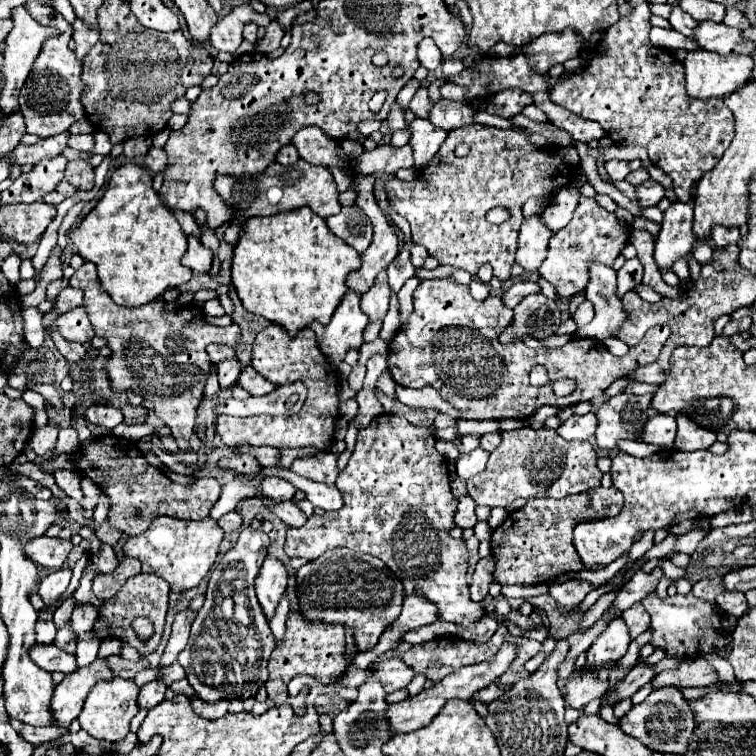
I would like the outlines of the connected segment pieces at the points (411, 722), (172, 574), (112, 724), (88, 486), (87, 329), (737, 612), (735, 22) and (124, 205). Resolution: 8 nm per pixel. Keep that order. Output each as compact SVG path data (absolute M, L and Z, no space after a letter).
M505 643L505 647L501 647L499 653L497 653L491 661L483 661L483 663L477 663L477 665L463 667L463 669L459 669L459 671L447 675L445 679L433 683L431 687L423 689L421 693L409 697L407 701L389 705L387 715L389 715L389 723L391 723L393 731L395 731L395 733L409 733L409 731L413 731L413 729L421 729L421 727L429 725L429 723L433 721L433 717L443 709L443 705L445 705L447 701L451 701L451 699L463 699L463 701L467 701L467 699L471 699L477 691L481 691L481 689L485 689L487 685L495 683L495 681L507 671L507 667L513 663L515 657L517 657L517 645Z
M157 517L145 533L129 537L123 543L123 553L125 557L135 557L143 563L141 573L153 573L165 579L171 585L171 591L183 593L187 589L197 587L203 581L207 571L215 563L221 539L223 531L211 517L205 517L205 521Z
M113 677L109 681L99 681L91 689L91 693L85 699L85 705L81 709L81 715L79 715L81 729L85 729L95 739L103 739L103 741L111 741L111 743L125 739L125 735L129 733L129 721L139 711L137 695L139 695L139 687L135 685L133 679Z
M81 475L81 489L85 493L85 499L81 501L81 505L85 507L85 517L89 519L93 515L93 509L97 505L97 499L99 499L99 493L101 493L101 487L97 483L93 483L89 477Z
M83 306L63 313L55 322L59 333L67 341L91 341L95 337L88 314Z
M723 591L723 593L715 599L715 603L717 603L723 611L733 613L735 617L741 617L741 615L747 611L747 601L745 601L745 595L743 595L743 593L727 593L727 591Z
M727 9L727 15L725 15L725 19L723 19L727 25L731 25L731 27L739 27L741 31L743 29L747 29L751 23L749 23L749 19L747 19L747 15L743 13L743 11L739 11L739 9Z
M121 165L109 179L105 195L95 205L95 209L69 233L75 251L85 259L97 265L97 275L101 279L101 287L111 295L117 305L123 307L139 307L149 303L151 299L163 295L171 287L179 287L191 279L189 267L181 265L181 257L187 247L187 237L181 231L179 221L161 201L161 197L153 189L153 177L147 169L139 165Z

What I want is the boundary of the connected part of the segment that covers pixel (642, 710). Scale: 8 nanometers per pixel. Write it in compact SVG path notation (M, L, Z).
M663 687L653 691L643 703L633 705L631 711L619 719L619 727L623 733L639 739L651 751L685 755L695 729L695 719L689 701L683 697L683 693L677 687Z

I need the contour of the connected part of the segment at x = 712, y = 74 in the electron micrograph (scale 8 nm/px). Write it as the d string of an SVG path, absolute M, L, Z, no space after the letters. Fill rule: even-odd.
M707 49L701 51L689 51L687 59L685 59L685 81L687 81L687 91L691 97L707 101L707 99L719 99L727 93L737 91L739 87L743 87L747 83L747 79L751 77L753 71L753 59L743 57L743 55L719 55Z

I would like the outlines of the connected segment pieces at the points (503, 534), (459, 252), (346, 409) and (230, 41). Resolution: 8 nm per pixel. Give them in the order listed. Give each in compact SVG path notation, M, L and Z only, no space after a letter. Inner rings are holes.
M601 487L601 509L595 511L591 505L591 493L585 495L569 495L563 499L543 499L531 498L525 503L523 509L509 513L509 517L493 531L491 537L491 553L497 559L497 567L495 567L495 579L501 585L541 585L541 583L551 583L555 581L559 575L563 573L571 573L571 571L581 571L585 569L575 547L573 547L573 529L577 527L577 523L583 523L587 519L605 519L605 517L615 517L621 513L623 507L623 495L619 489L615 487Z
M465 125L459 129L449 131L449 137L437 151L437 155L431 159L431 163L419 171L417 179L413 181L399 181L397 177L391 177L385 185L389 199L393 201L393 207L399 215L403 215L411 225L413 243L425 247L431 257L439 259L443 265L455 265L459 269L465 269L473 277L477 275L479 267L485 263L491 263L493 275L501 281L509 279L511 265L515 263L517 251L517 238L519 225L521 225L521 207L529 197L543 197L553 201L555 195L563 189L575 183L579 165L573 165L563 151L557 147L537 147L529 141L527 133L521 129L497 129L487 125ZM457 145L469 145L471 151L467 157L457 157L455 147ZM491 207L505 207L509 209L511 217L505 223L489 223L485 219L487 211Z
M352 398L347 401L344 401L343 403L340 403L338 413L339 416L341 417L347 417L347 419L353 419L353 417L357 415L356 399Z
M239 5L229 15L221 17L217 25L211 31L211 47L215 51L227 51L235 53L241 45L241 33L247 23L257 23L267 27L273 19L267 13L257 13L251 9L251 5Z

